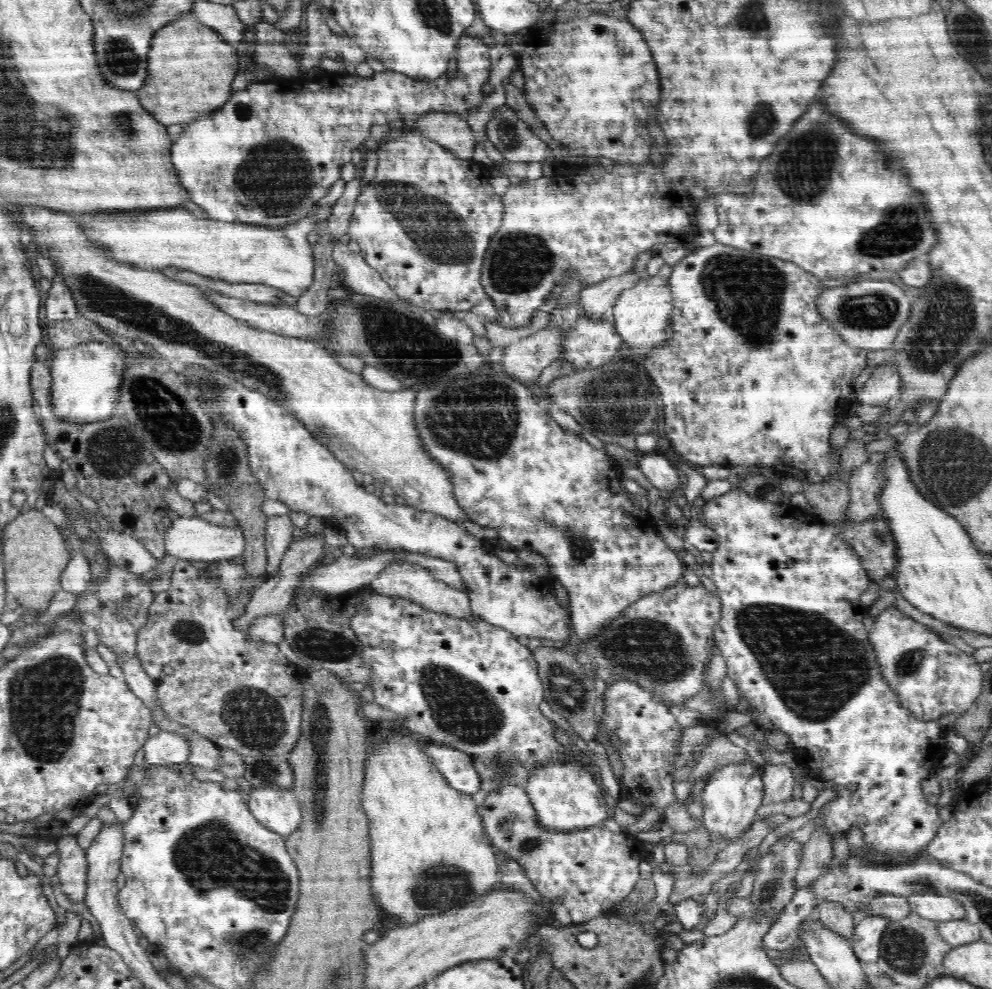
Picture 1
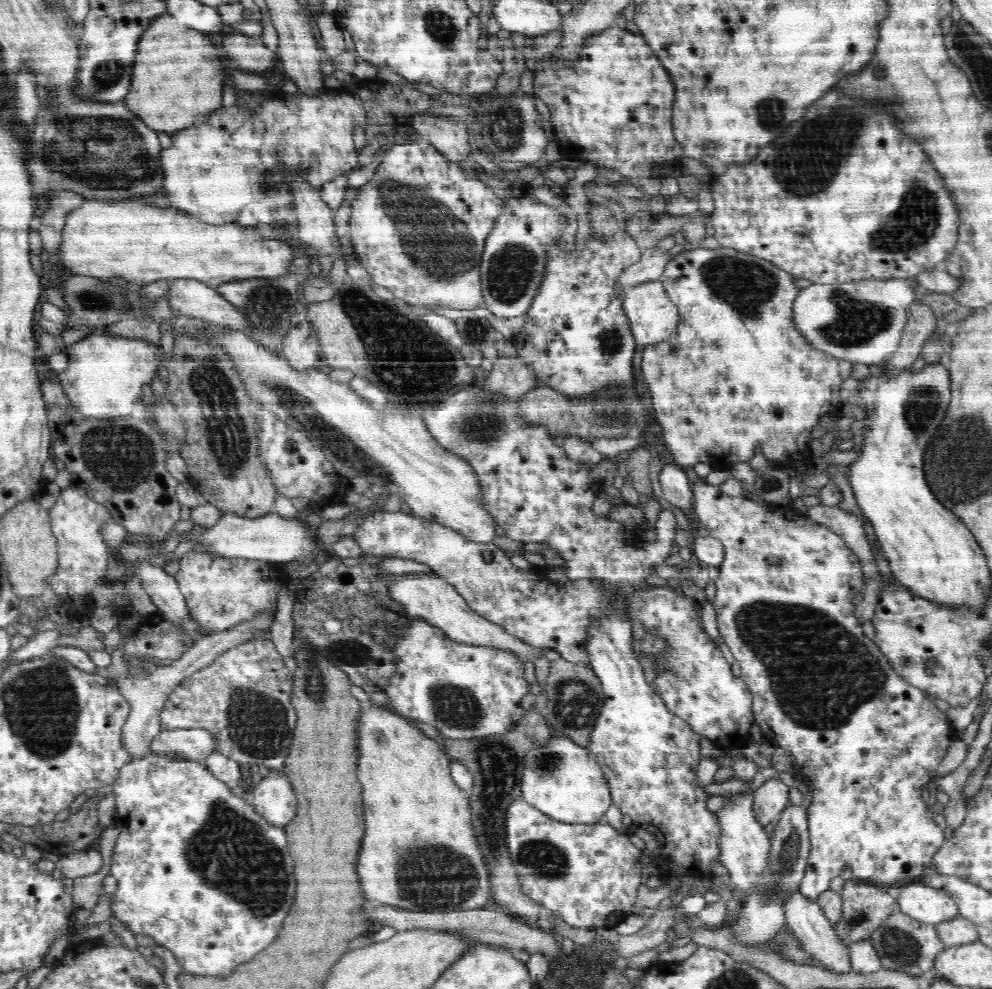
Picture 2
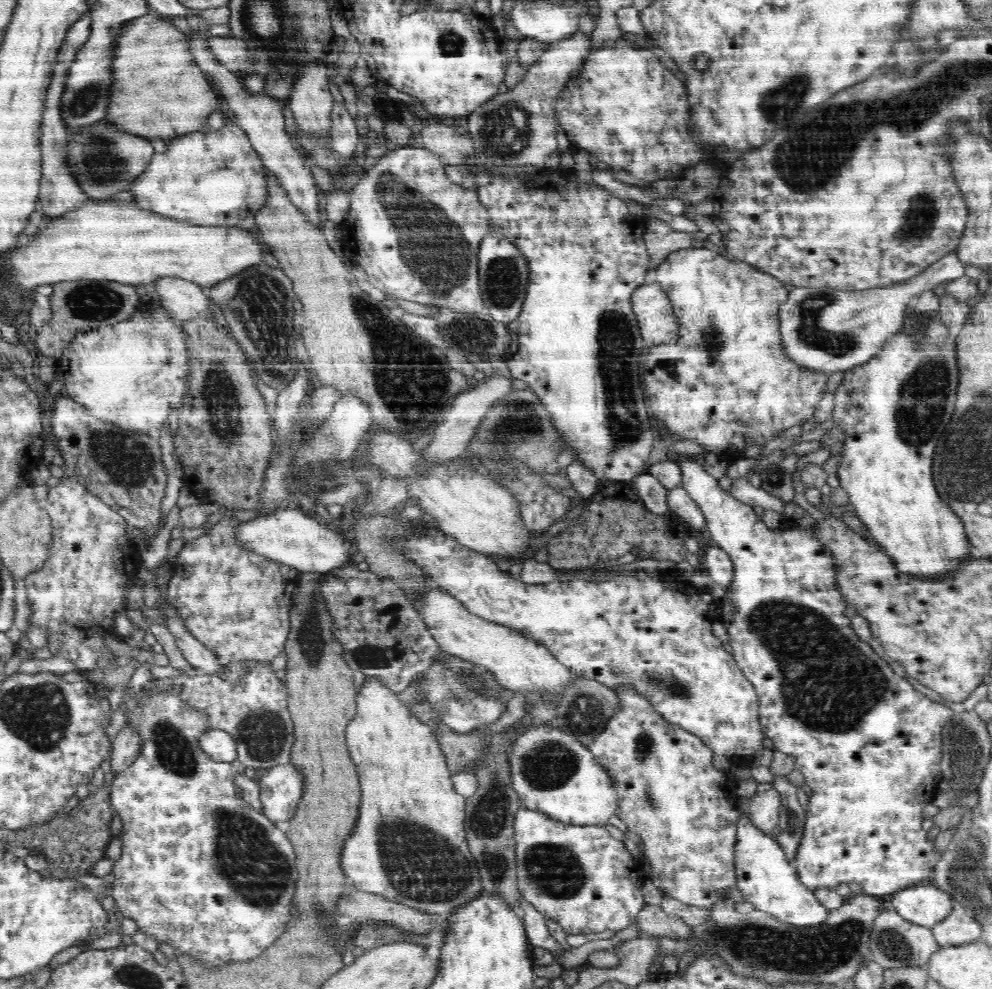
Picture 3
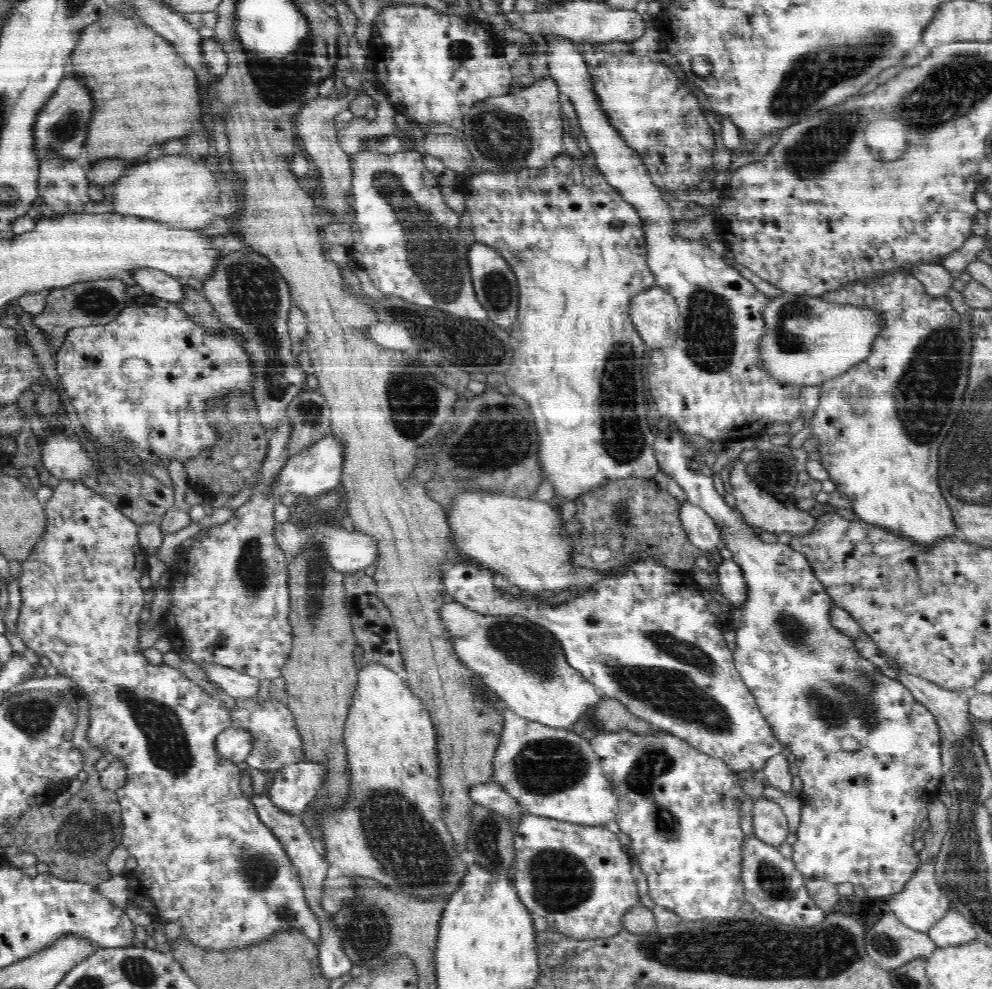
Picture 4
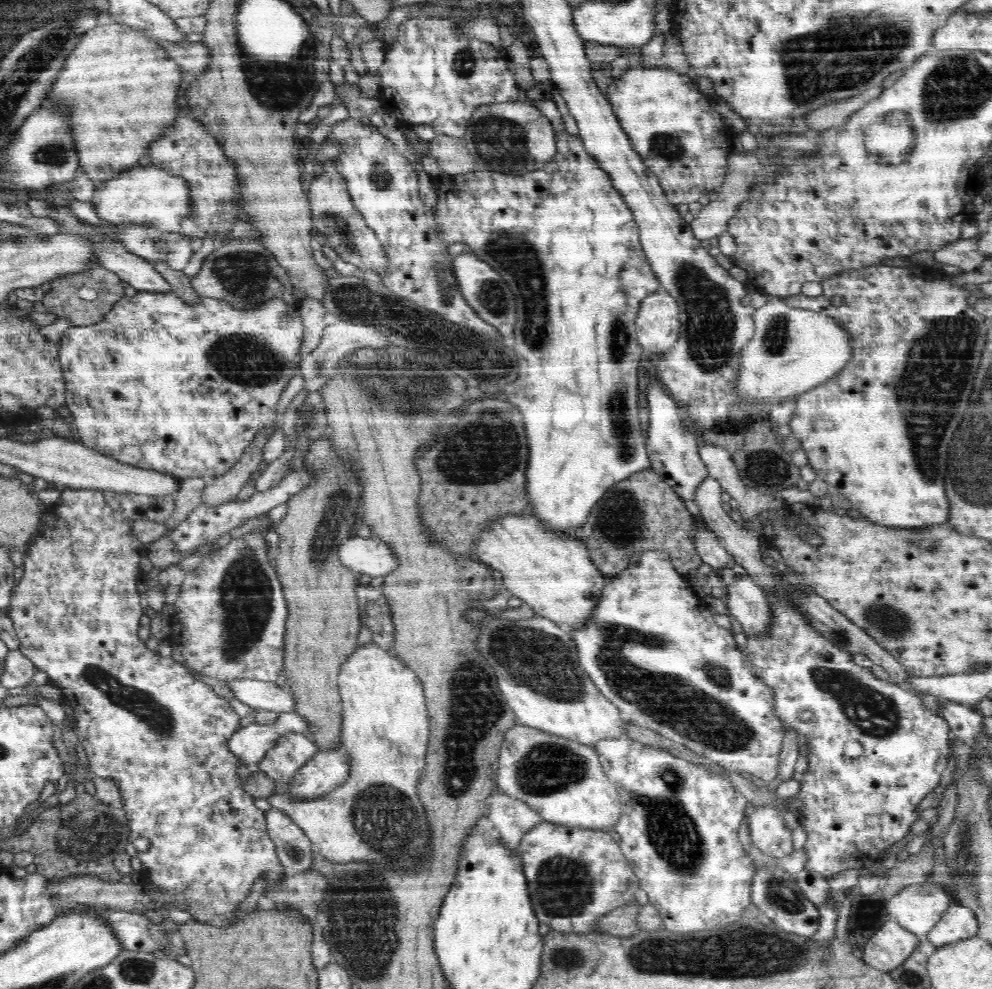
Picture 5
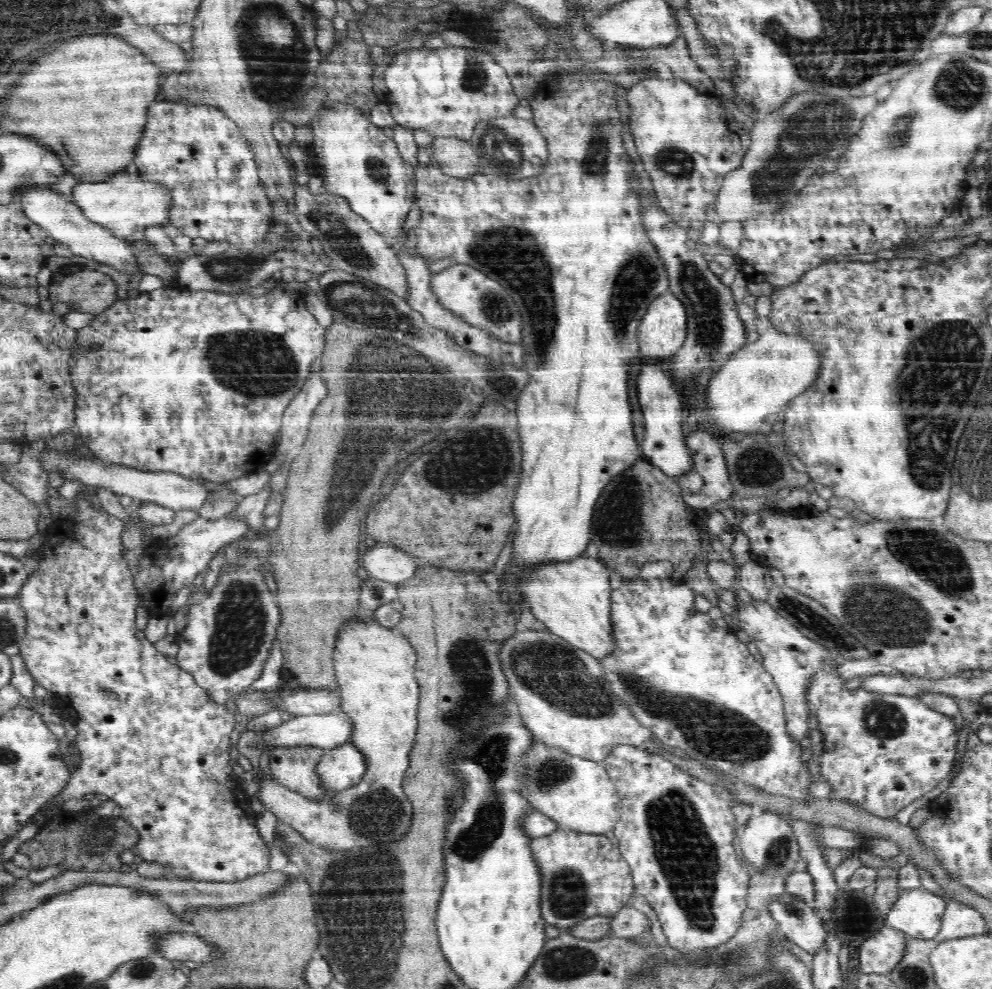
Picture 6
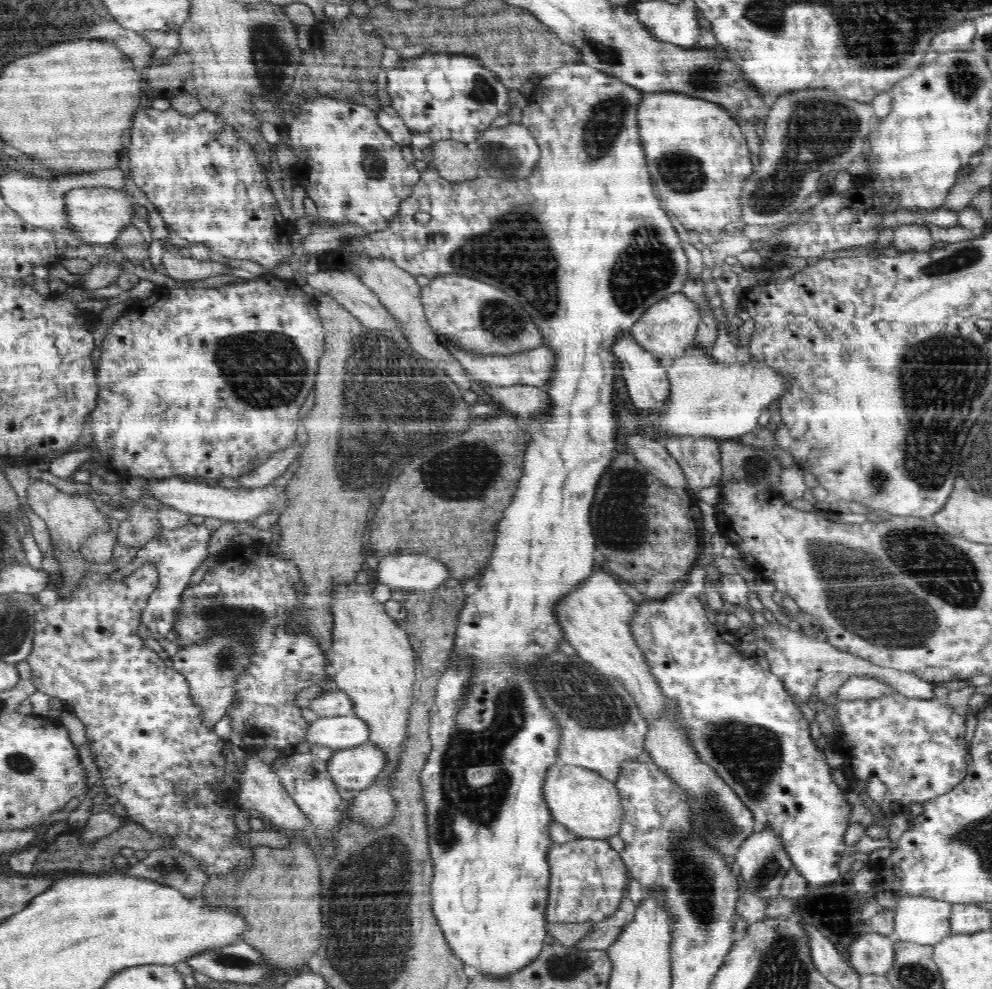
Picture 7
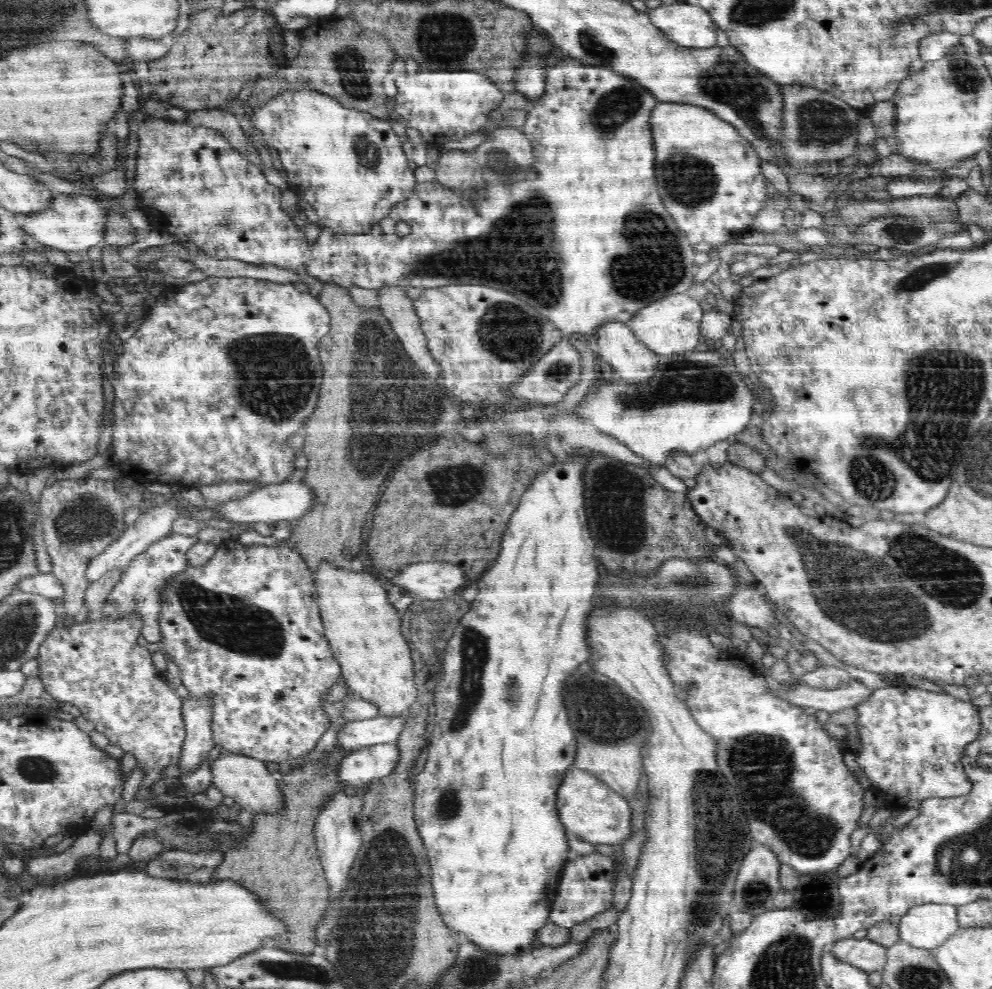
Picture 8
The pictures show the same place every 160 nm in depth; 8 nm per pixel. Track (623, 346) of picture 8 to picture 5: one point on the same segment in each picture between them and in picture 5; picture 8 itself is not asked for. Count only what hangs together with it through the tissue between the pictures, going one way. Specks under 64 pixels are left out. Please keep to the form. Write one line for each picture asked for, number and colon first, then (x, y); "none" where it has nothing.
5: (674, 454)
6: (664, 445)
7: (646, 379)

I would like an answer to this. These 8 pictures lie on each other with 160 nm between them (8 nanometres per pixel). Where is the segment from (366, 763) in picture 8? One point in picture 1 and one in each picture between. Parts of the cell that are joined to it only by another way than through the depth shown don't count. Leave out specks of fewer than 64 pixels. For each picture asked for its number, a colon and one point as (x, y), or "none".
1: (276, 808)
2: (274, 798)
3: (281, 787)
4: (293, 788)
5: (328, 769)
6: (342, 767)
7: (356, 768)

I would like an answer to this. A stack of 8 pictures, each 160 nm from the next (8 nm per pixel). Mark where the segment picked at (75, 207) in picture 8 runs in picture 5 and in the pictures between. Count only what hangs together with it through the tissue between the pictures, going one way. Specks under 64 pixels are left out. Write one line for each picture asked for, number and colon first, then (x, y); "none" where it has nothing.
5: (140, 195)
6: (122, 205)
7: (97, 215)

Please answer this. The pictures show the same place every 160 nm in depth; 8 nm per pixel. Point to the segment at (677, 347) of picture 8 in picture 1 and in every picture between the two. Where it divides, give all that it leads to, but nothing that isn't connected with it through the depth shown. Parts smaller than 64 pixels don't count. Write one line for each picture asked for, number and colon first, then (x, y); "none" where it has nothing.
1: (642, 314)
2: (653, 317)
3: (652, 307)
4: (654, 313)
5: (657, 322)
6: (662, 331)
7: (669, 327)

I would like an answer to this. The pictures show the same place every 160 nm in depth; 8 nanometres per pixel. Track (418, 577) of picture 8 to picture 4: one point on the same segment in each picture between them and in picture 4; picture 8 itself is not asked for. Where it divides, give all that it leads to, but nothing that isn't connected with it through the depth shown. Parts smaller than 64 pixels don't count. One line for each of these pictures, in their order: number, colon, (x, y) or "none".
4: (348, 552)
5: (371, 556)
6: (385, 562)
7: (412, 572)

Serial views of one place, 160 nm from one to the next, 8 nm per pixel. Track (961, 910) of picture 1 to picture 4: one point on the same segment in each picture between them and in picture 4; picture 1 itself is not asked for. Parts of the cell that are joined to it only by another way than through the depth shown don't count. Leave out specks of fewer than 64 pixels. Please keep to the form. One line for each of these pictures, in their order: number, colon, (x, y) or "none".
2: (922, 902)
3: (925, 904)
4: (921, 903)

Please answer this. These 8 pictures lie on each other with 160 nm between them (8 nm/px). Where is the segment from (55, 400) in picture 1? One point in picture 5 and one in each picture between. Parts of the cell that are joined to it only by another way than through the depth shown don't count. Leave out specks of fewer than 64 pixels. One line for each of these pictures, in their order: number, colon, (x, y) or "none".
2: (105, 375)
3: (130, 374)
4: (190, 365)
5: (160, 384)

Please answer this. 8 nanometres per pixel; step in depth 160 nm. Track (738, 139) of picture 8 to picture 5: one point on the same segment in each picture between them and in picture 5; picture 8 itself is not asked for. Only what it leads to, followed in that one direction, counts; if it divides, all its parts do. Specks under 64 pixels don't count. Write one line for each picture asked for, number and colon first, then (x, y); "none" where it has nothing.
5: (681, 138)
6: (688, 143)
7: (695, 152)

